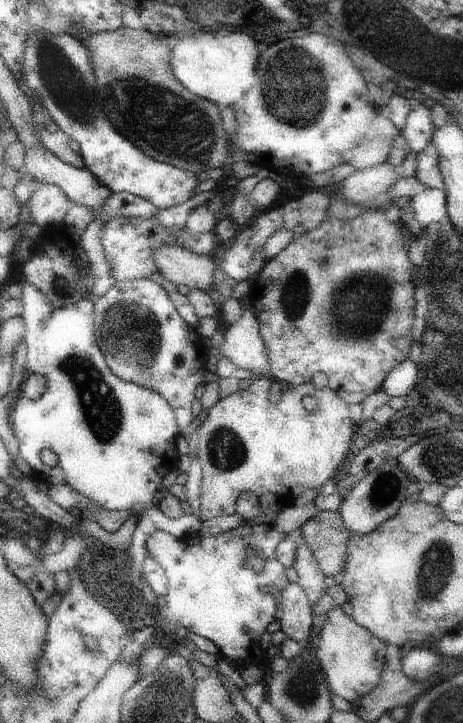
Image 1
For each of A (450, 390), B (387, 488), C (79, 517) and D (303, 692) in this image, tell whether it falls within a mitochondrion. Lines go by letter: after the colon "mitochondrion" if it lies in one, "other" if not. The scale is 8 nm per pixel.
A: other
B: mitochondrion
C: other
D: mitochondrion

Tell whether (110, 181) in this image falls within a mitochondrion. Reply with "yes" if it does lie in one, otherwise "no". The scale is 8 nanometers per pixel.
no

